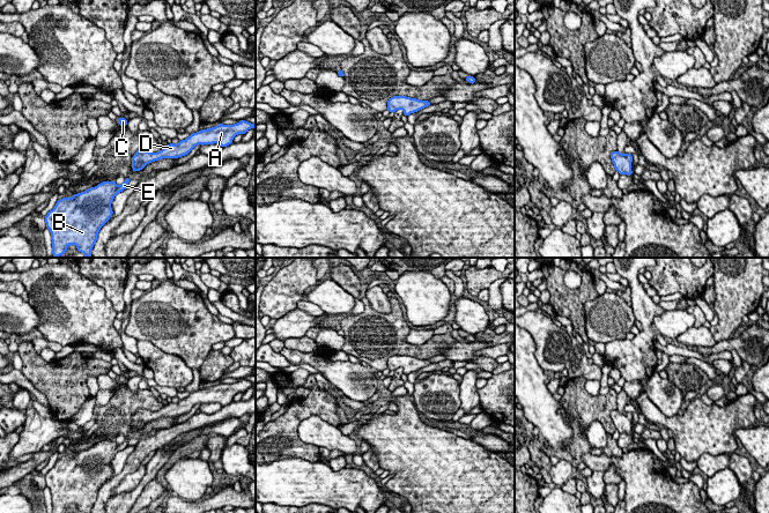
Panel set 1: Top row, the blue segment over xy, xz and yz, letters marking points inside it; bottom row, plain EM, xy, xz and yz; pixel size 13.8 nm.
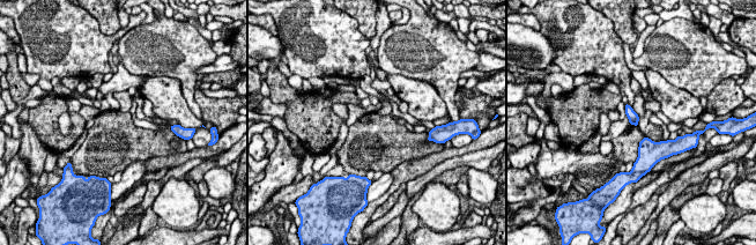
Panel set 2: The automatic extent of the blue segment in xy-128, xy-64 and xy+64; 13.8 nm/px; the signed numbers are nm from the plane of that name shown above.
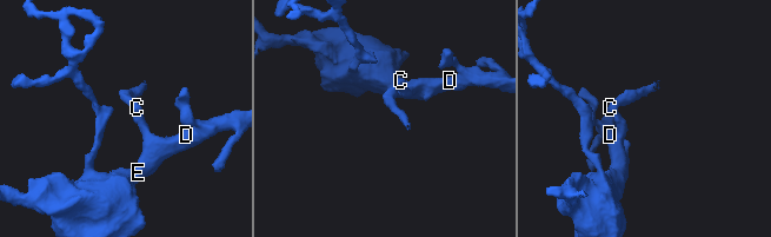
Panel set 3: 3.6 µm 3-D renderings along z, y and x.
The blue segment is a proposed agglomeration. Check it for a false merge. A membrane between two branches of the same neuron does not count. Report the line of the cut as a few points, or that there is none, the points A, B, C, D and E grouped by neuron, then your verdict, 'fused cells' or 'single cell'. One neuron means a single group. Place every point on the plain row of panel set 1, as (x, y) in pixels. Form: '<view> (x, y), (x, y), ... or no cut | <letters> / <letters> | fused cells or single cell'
no cut | A B C D E | single cell

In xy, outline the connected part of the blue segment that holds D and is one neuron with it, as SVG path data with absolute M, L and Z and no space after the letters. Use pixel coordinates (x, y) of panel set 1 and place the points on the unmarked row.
M241 379L234 384L219 382L215 386L193 392L177 403L170 402L157 411L138 409L132 416L132 429L138 431L151 421L162 417L178 417L185 415L198 403L217 402L222 407L227 406L232 402L237 393L245 393L250 387L256 387L256 382L245 379Z

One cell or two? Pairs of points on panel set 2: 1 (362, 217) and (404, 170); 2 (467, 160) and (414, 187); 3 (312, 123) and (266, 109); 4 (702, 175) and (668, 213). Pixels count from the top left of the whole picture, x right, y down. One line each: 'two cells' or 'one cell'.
1: one cell
2: one cell
3: two cells
4: two cells

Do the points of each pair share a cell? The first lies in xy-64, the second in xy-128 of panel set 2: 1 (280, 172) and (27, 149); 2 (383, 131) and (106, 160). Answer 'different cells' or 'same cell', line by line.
1: different cells
2: same cell

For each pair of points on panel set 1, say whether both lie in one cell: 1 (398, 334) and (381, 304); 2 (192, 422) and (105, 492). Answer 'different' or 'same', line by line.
1: different
2: same

